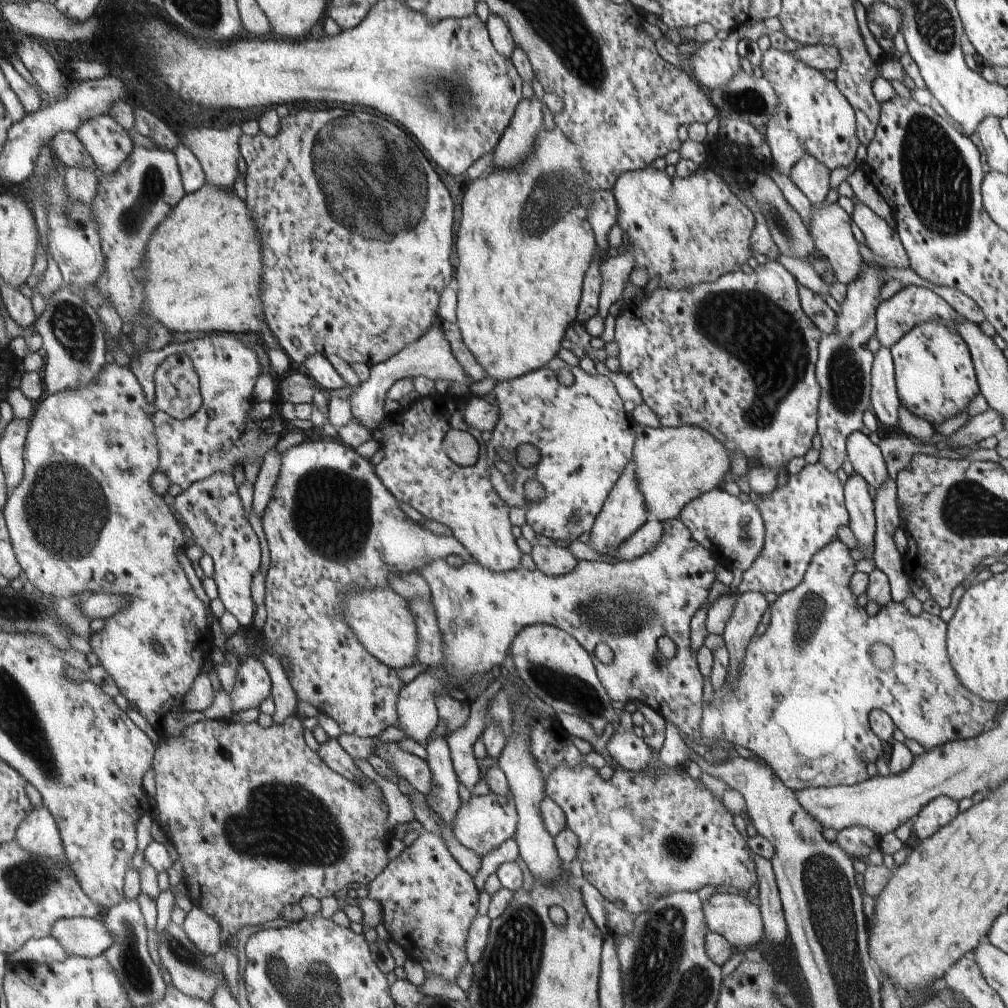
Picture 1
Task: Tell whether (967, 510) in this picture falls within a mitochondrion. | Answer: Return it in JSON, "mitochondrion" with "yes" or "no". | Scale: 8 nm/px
{"mitochondrion":"yes"}

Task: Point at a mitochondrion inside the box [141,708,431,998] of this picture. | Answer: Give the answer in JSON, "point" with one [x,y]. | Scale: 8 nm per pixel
{"point":[275,815]}

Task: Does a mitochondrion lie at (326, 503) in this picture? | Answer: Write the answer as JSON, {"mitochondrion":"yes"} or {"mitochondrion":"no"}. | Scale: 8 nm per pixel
{"mitochondrion":"yes"}

